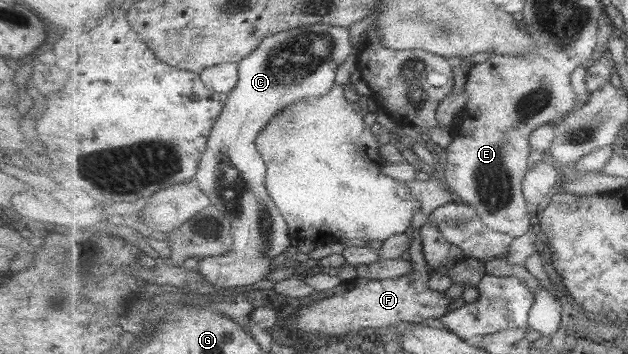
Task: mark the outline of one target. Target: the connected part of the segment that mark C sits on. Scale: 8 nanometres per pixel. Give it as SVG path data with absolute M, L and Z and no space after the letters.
M325 24L305 25L264 38L263 44L239 63L239 82L235 90L228 94L223 114L213 127L208 149L201 159L200 169L195 176L199 188L208 194L212 204L232 224L234 249L221 257L205 257L200 260L198 266L206 276L207 288L215 294L223 289L231 292L237 292L239 288L250 290L253 284L271 274L275 267L273 258L277 258L291 246L288 222L271 198L266 186L268 165L257 148L256 140L261 130L275 118L275 114L279 114L287 106L313 96L329 94L336 85L336 72L351 56L353 49L352 33L349 28Z

